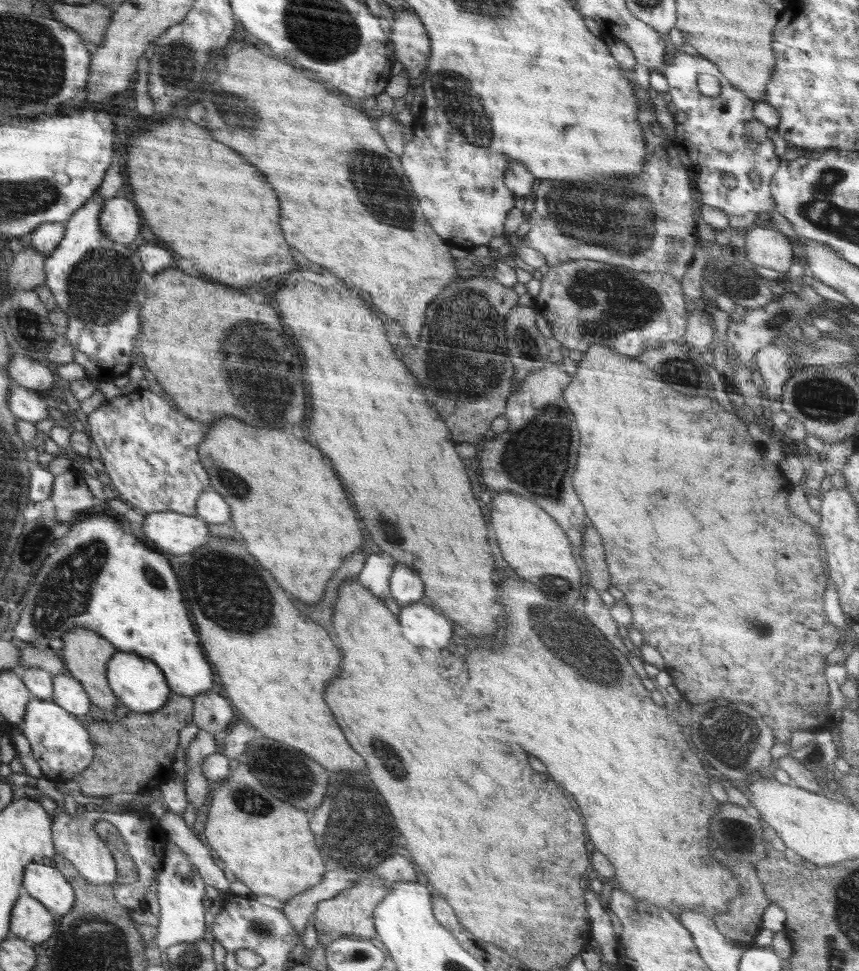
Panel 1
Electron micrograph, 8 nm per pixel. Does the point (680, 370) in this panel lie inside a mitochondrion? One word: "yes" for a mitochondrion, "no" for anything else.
yes

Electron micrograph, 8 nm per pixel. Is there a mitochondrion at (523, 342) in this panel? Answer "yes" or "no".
yes

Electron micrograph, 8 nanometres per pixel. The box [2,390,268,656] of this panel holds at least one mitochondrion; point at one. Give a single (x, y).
(67, 592)

